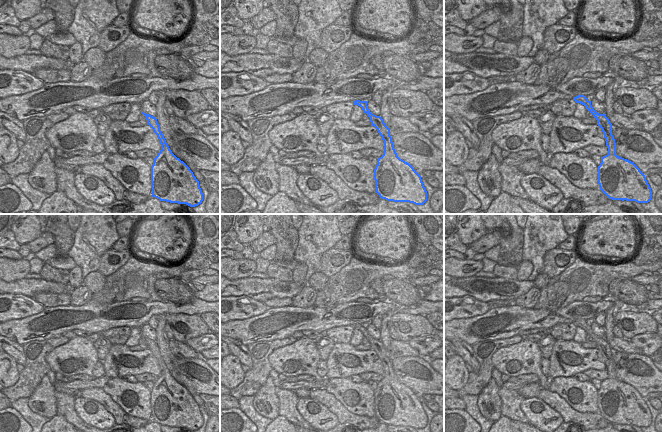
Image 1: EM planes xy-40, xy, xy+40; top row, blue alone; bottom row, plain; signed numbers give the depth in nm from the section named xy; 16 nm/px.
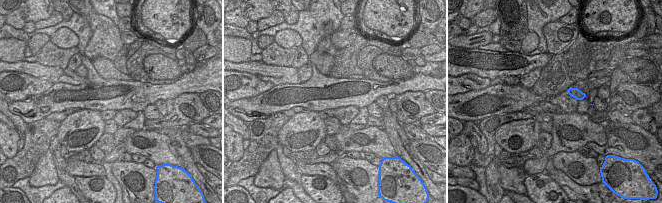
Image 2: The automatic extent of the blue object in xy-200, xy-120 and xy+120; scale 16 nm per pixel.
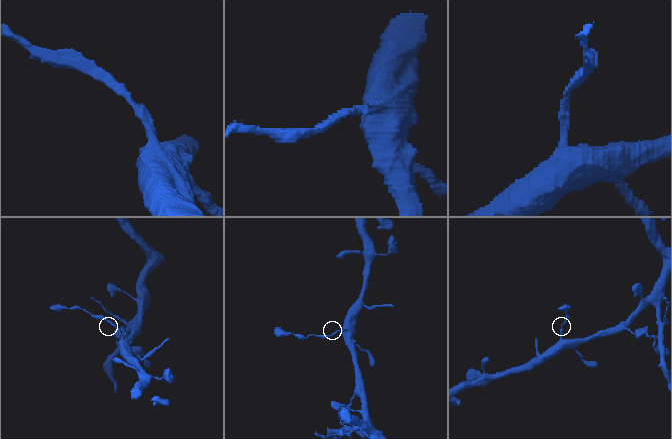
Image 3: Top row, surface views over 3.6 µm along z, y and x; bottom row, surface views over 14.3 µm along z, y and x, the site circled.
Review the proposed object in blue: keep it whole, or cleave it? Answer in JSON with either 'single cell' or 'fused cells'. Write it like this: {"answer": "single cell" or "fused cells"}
{"answer": "fused cells"}

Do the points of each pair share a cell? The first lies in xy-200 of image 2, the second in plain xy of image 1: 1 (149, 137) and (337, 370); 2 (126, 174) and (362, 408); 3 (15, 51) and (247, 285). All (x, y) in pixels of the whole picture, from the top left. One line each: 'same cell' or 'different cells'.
1: same cell
2: same cell
3: different cells

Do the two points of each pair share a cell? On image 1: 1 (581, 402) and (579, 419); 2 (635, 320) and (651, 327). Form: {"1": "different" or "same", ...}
{"1": "different", "2": "same"}

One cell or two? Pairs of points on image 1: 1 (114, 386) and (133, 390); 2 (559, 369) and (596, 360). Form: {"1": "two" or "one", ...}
{"1": "one", "2": "one"}

